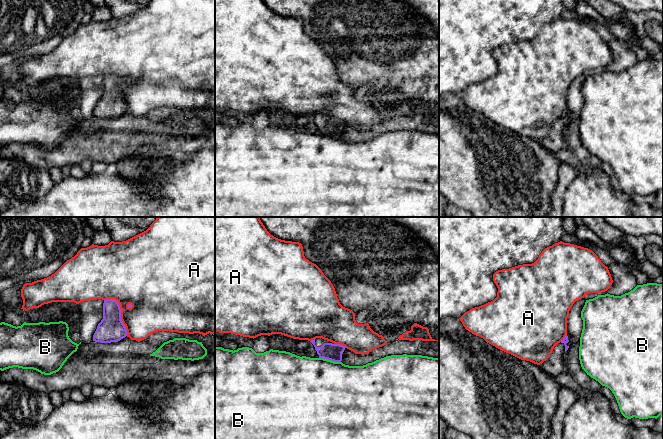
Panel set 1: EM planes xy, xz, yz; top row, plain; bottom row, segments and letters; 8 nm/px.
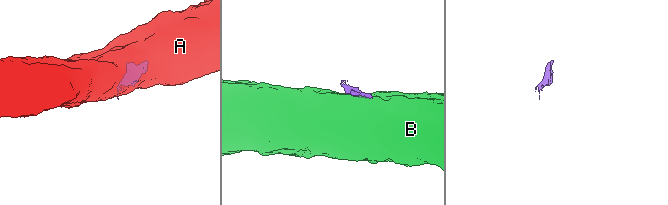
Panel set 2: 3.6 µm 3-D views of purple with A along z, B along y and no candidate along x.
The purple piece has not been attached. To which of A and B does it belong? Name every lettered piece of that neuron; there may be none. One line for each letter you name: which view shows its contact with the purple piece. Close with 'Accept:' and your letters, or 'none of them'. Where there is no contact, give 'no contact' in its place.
Accept: none of them

